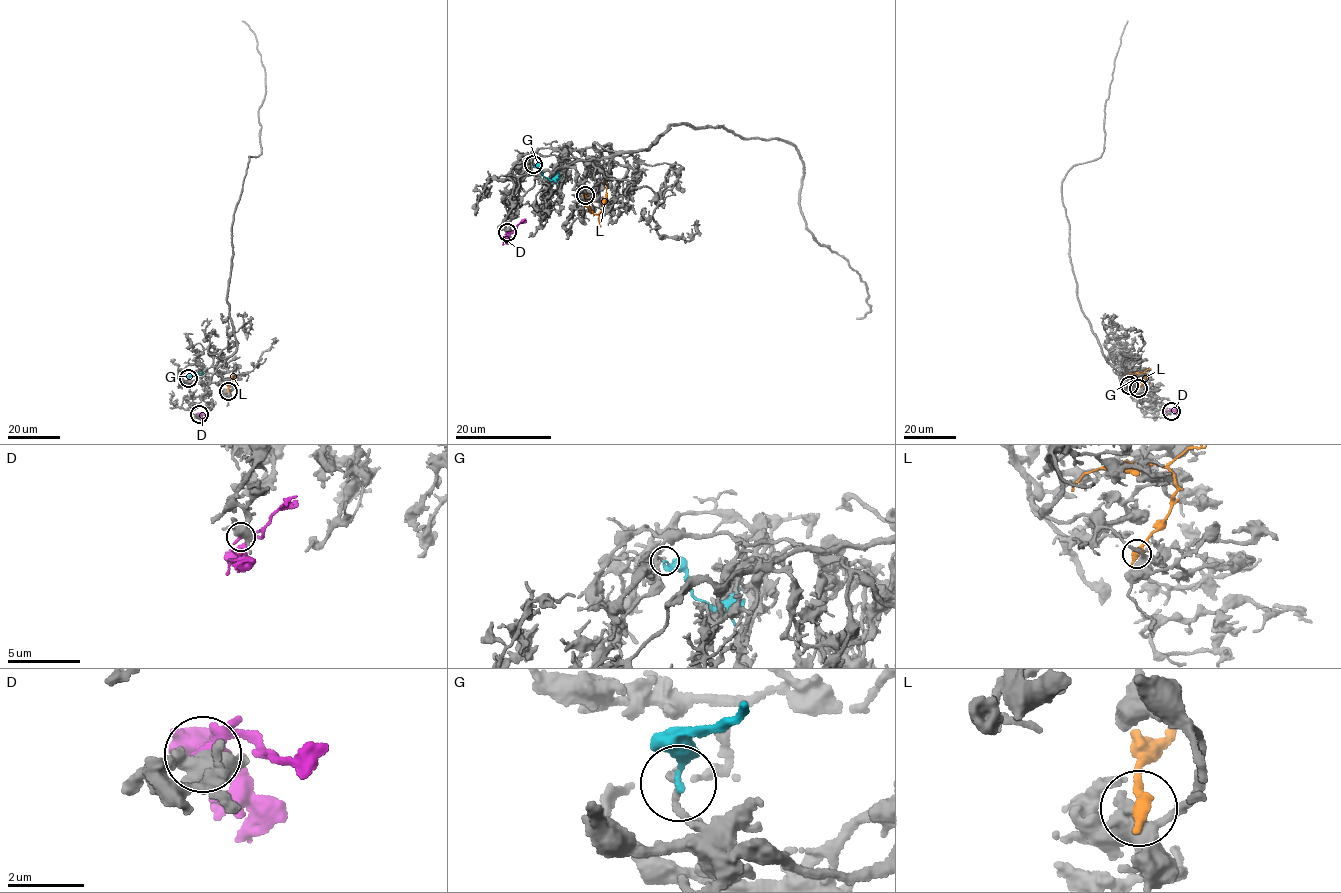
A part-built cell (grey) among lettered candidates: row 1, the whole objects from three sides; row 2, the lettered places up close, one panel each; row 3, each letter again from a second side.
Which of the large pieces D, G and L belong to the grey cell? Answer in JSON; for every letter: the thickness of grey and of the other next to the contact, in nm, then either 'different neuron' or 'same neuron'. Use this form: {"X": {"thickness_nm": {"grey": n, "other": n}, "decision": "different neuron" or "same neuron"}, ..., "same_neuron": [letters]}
{"D": {"thickness_nm": {"grey": 440, "other": 190}, "decision": "different neuron"}, "G": {"thickness_nm": {"grey": 240, "other": 160}, "decision": "different neuron"}, "L": {"thickness_nm": {"grey": 480, "other": 400}, "decision": "different neuron"}, "same_neuron": []}

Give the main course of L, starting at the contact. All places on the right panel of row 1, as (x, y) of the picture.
L: (1138, 388), (1145, 375), (1132, 372), (1126, 377)

